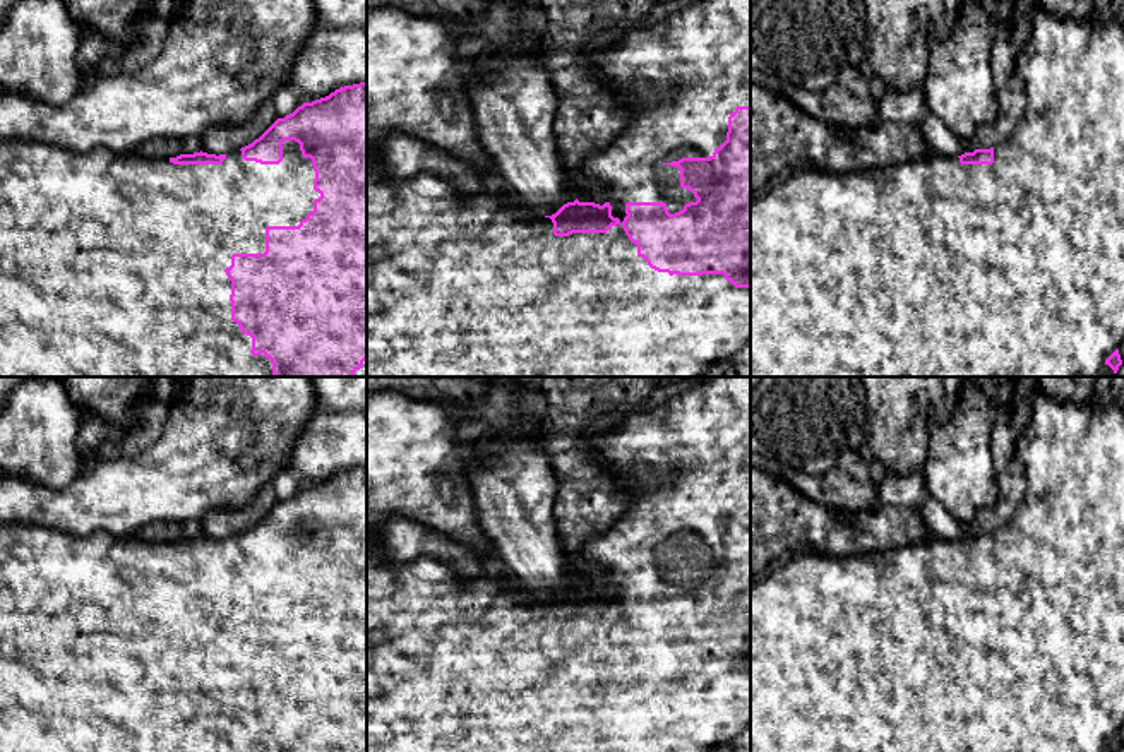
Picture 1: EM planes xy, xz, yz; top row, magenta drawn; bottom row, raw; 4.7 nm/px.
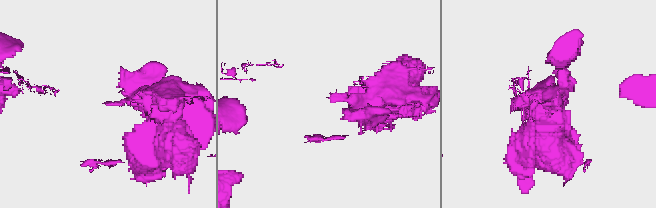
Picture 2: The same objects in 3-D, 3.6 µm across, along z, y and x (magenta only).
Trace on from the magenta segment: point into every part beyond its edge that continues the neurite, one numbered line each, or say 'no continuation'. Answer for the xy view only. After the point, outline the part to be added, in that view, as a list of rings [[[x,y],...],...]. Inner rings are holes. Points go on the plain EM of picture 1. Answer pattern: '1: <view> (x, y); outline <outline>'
1: xy (108, 643); outline [[[0,524],[0,752],[272,752],[269,742],[260,737],[254,740],[252,721],[243,718],[231,704],[231,665],[224,653],[231,649],[233,637],[264,637],[267,610],[298,610],[314,594],[314,584],[320,581],[314,574],[315,555],[310,541],[303,541],[300,528],[283,526],[283,545],[279,548],[260,548],[245,545],[242,534],[226,538],[221,548],[173,548],[170,543],[147,543],[135,536],[113,536],[108,533],[91,533],[86,536],[69,534],[38,524]]]

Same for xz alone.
1: xz (679, 463); outline [[[708,377],[682,389],[648,411],[624,415],[619,427],[593,433],[589,449],[595,451],[615,485],[629,495],[627,510],[607,531],[596,534],[577,555],[567,553],[567,569],[579,586],[589,586],[581,574],[581,564],[591,564],[608,576],[612,600],[624,605],[627,586],[665,586],[670,598],[697,582],[680,570],[680,553],[672,545],[682,541],[709,541],[726,524],[728,500],[737,490],[750,490],[750,377]]]

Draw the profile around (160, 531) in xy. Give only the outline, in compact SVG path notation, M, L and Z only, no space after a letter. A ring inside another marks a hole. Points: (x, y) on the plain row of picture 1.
M199 519L185 522L154 522L139 529L137 536L147 543L170 543L180 538L194 538L202 534Z

